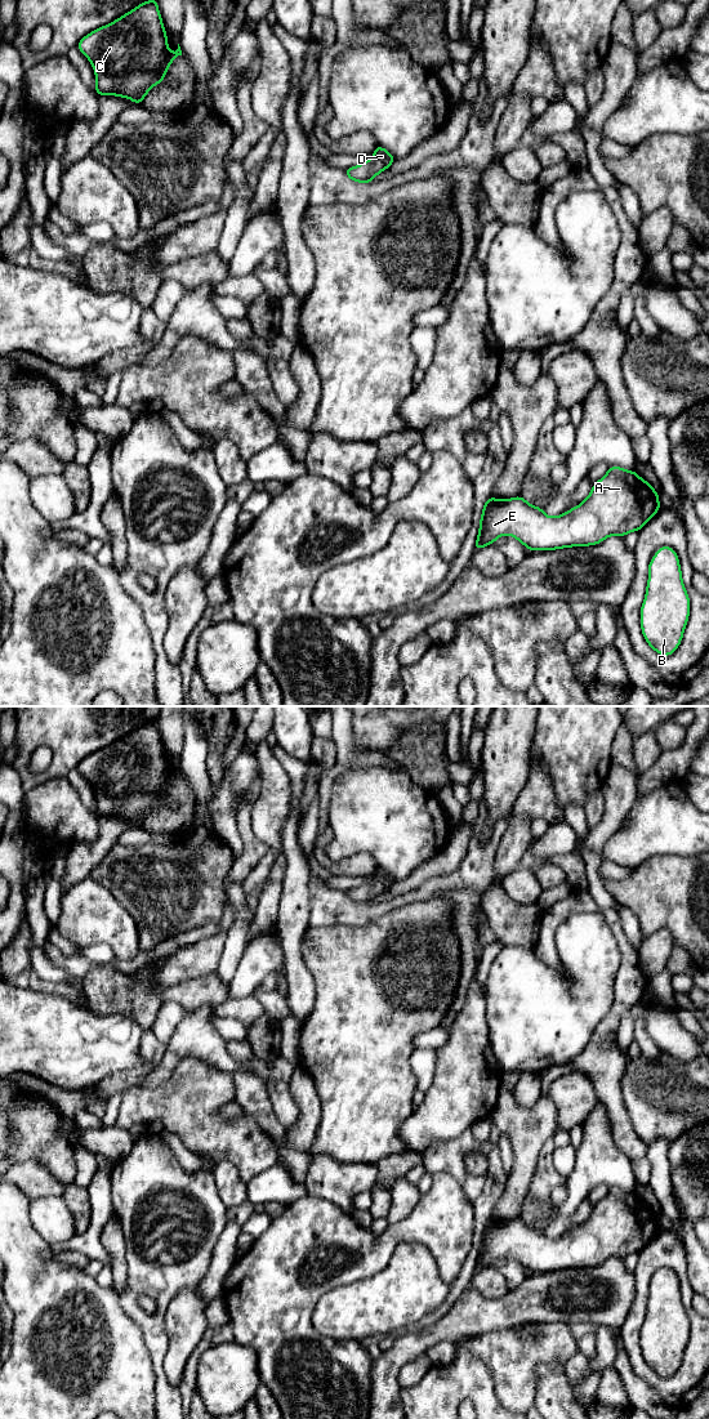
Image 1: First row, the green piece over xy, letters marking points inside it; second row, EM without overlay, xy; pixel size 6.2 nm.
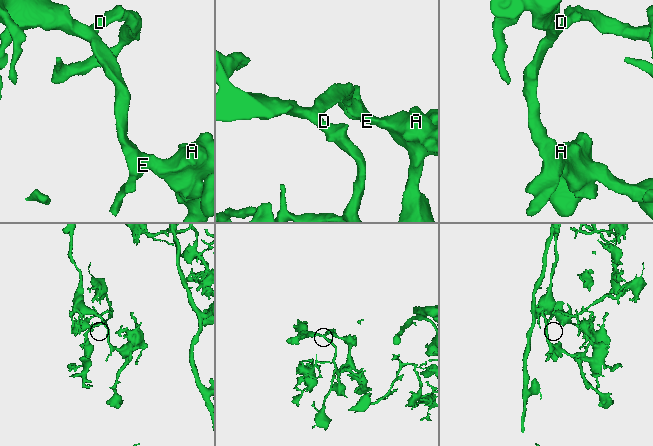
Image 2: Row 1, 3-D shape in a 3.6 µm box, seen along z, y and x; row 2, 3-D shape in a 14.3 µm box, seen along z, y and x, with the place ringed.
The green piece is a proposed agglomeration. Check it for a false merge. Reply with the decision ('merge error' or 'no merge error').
no merge error

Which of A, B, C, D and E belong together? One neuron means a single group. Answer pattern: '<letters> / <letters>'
A B C D E

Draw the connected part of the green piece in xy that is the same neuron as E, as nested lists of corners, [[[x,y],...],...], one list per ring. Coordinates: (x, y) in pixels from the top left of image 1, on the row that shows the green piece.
[[[610,467],[608,472],[593,483],[590,494],[581,504],[558,517],[548,517],[541,508],[531,505],[522,496],[507,500],[490,496],[482,509],[474,549],[477,552],[494,544],[503,535],[512,535],[530,552],[596,545],[612,535],[638,532],[660,508],[659,494],[636,470]]]

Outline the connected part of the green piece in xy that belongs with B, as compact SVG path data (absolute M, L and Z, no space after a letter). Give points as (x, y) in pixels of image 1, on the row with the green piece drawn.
M661 546L648 565L641 629L650 647L669 656L681 644L690 615L690 598L682 583L679 559L673 548Z

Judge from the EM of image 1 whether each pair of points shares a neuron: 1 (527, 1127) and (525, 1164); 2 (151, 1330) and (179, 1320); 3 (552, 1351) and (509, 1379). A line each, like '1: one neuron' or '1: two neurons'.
1: one neuron
2: two neurons
3: one neuron

